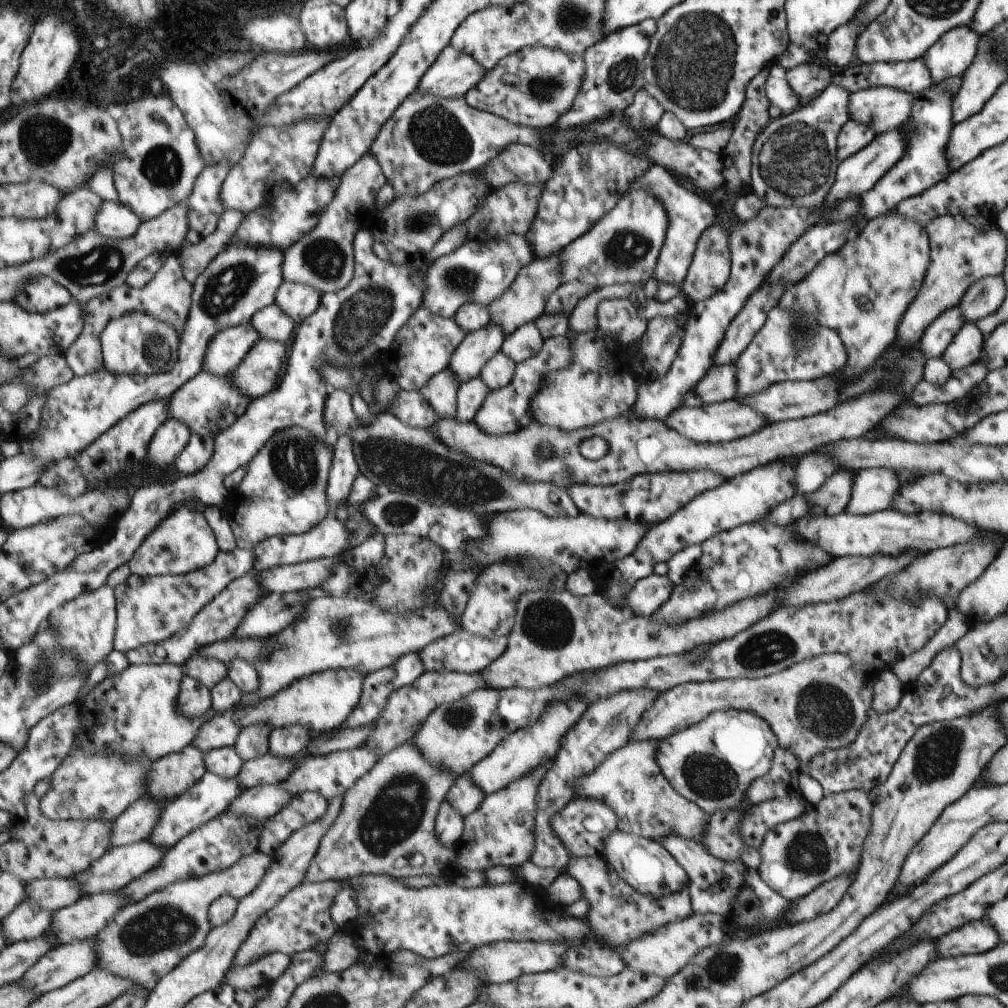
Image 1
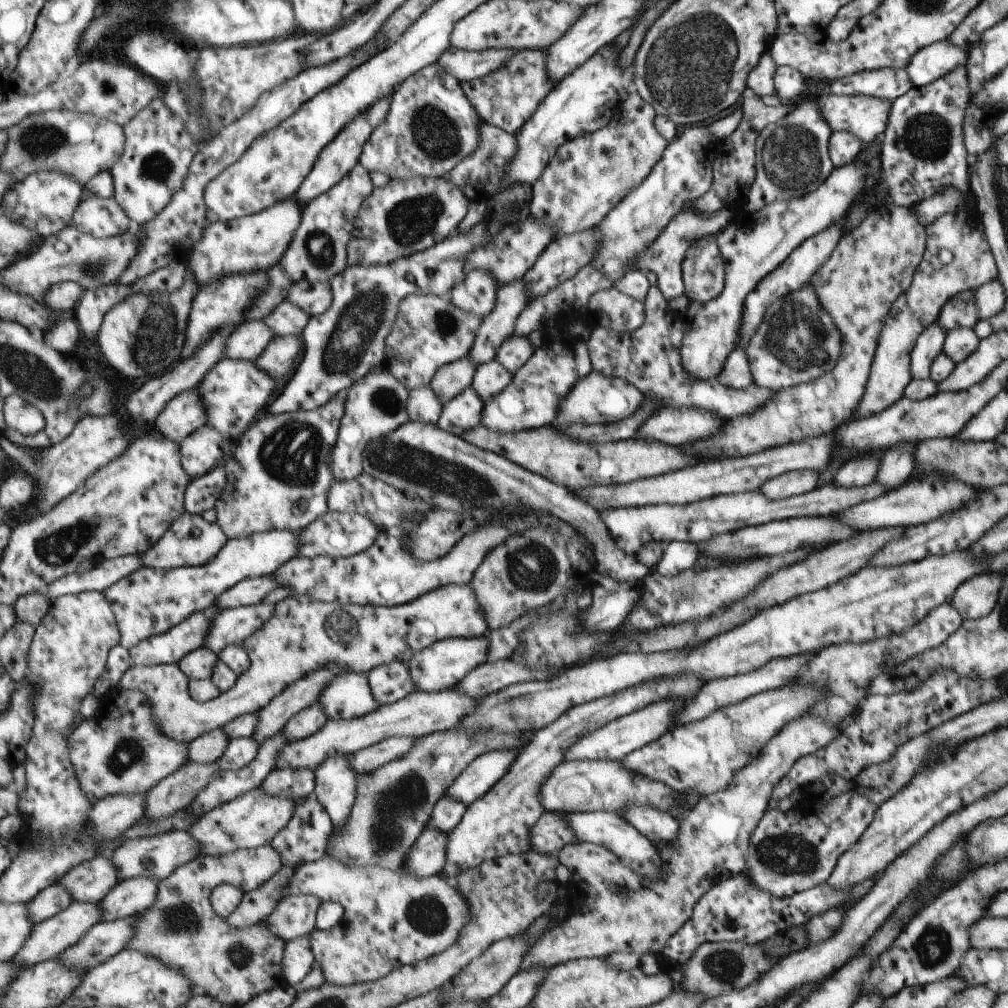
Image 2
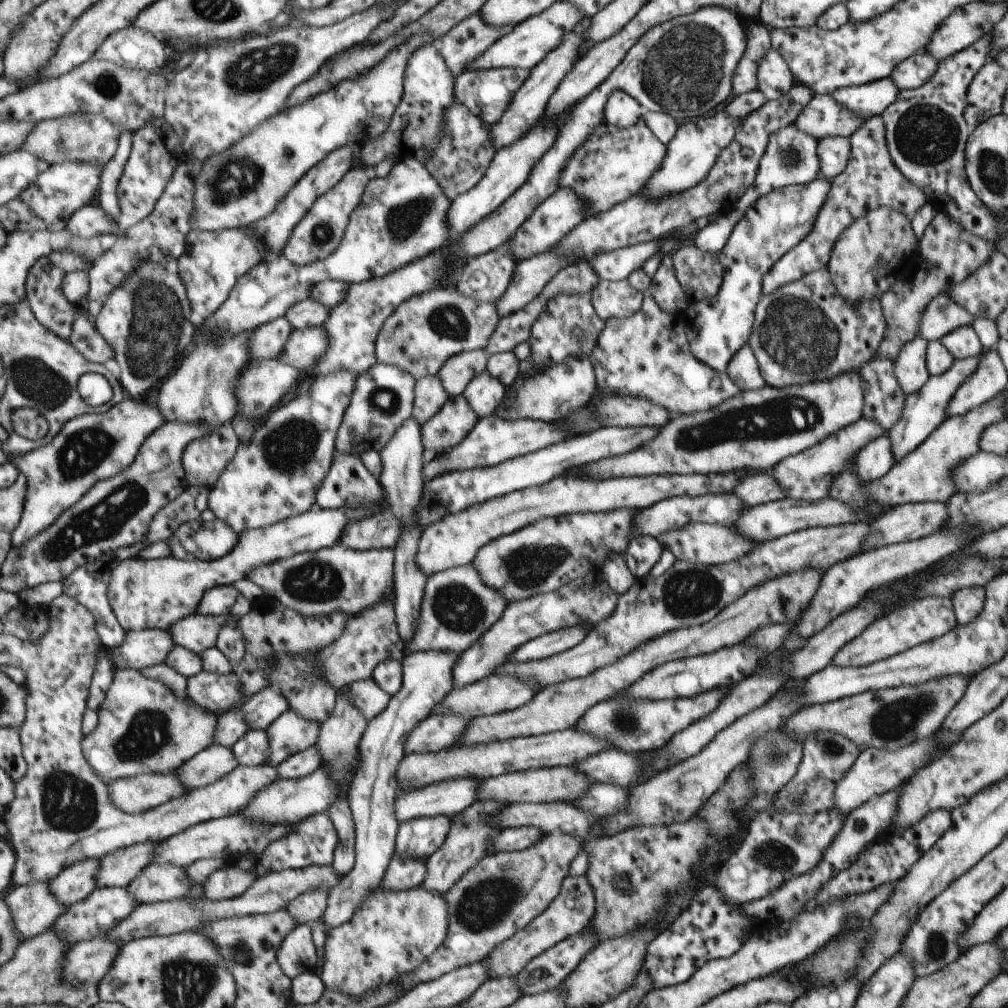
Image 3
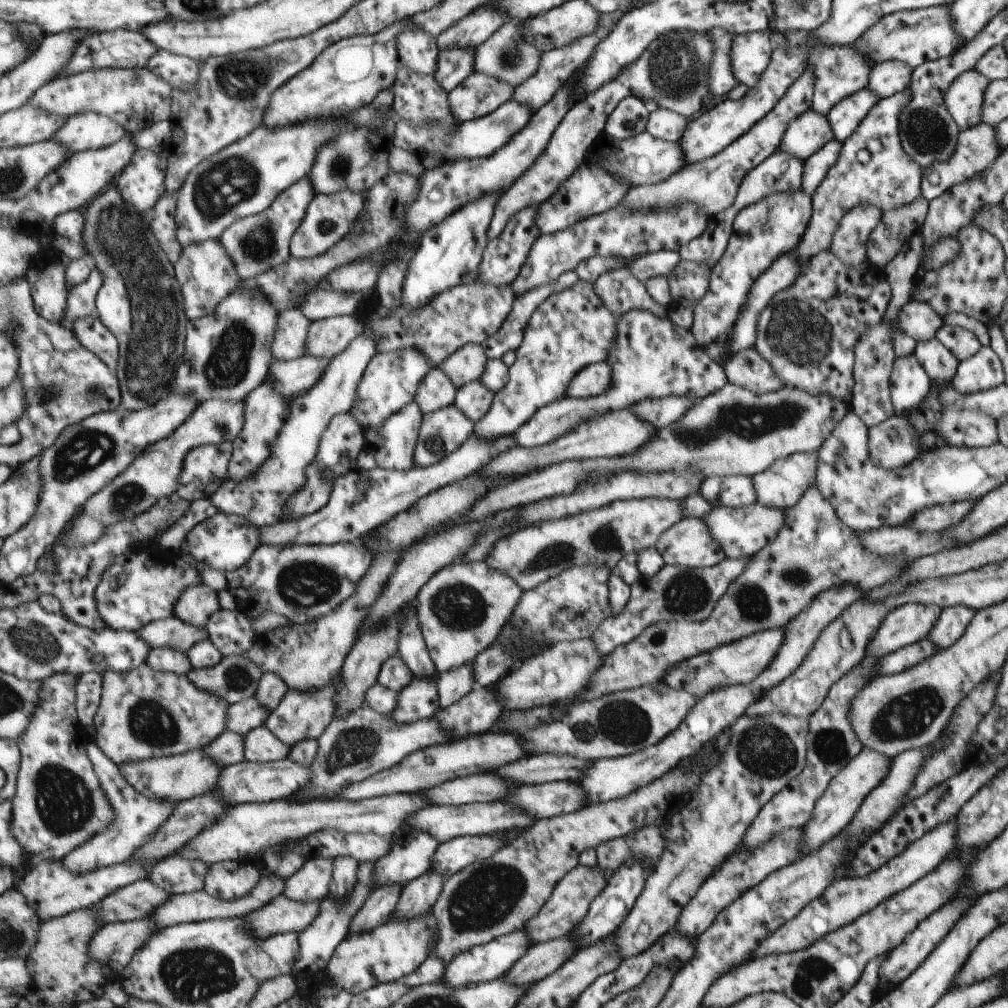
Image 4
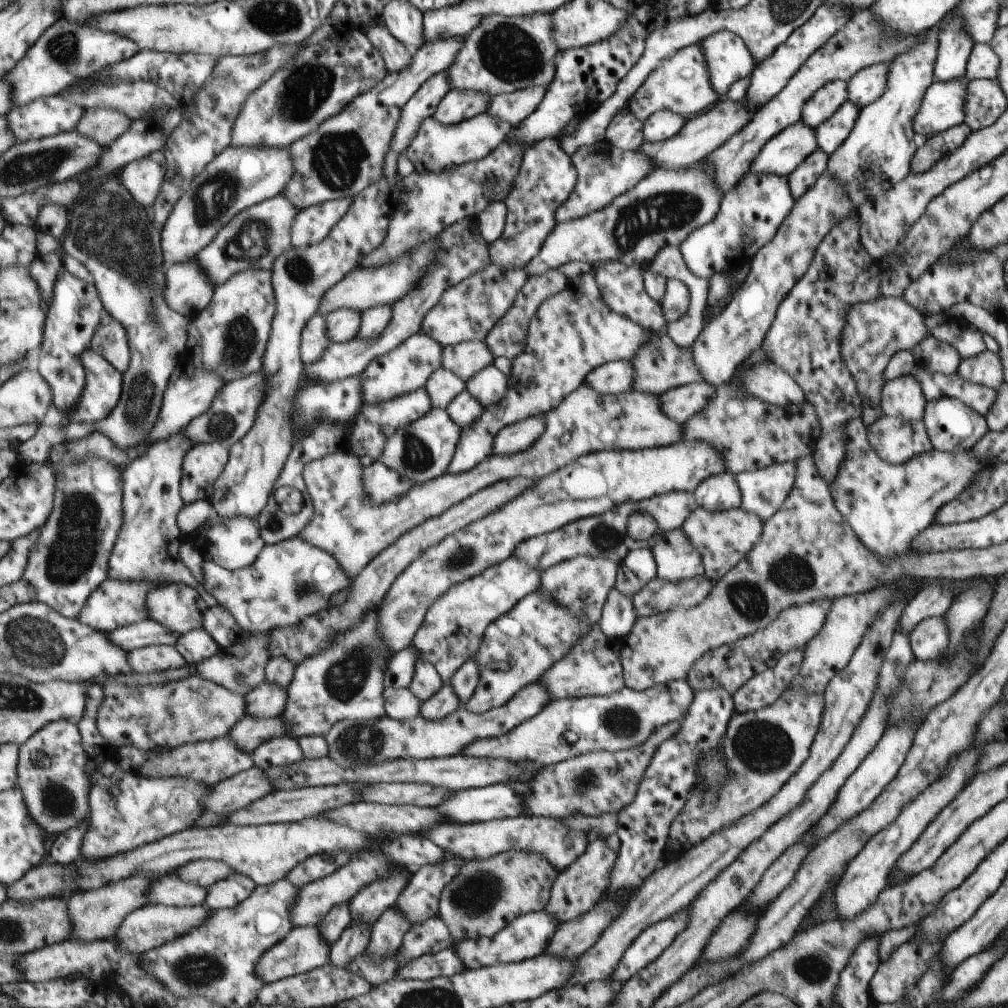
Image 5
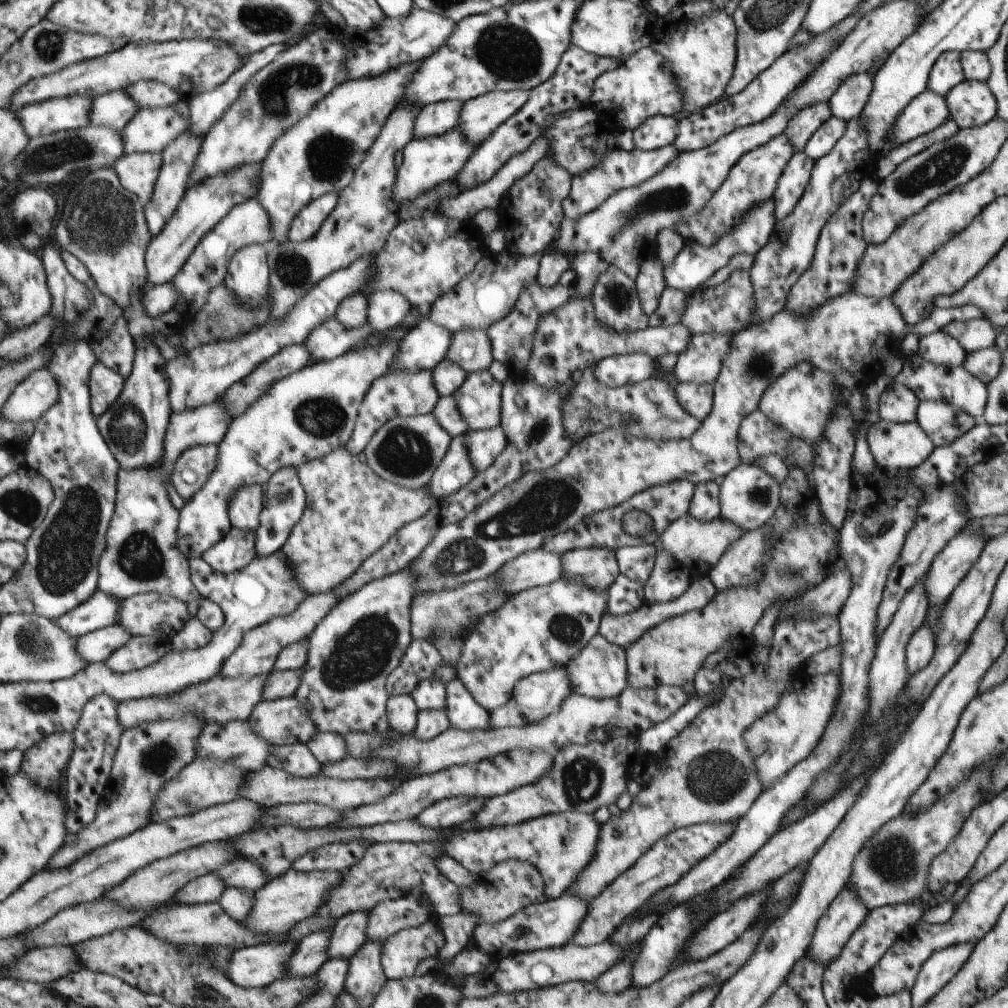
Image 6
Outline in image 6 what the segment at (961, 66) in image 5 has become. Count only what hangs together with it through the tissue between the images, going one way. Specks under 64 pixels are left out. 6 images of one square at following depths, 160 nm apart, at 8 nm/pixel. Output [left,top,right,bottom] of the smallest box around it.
[927,52,963,97]

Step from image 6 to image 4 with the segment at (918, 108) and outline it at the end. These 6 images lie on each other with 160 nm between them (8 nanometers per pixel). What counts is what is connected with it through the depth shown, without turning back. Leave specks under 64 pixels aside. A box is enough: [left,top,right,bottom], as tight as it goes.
[943,72,989,130]

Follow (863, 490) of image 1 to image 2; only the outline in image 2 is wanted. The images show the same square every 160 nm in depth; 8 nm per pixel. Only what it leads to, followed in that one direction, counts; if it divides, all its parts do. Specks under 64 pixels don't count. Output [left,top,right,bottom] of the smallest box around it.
[875,444,913,488]

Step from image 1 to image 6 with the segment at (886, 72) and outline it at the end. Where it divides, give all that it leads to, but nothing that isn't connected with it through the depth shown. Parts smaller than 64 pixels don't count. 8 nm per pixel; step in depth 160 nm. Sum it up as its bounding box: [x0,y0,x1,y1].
[803,115,846,162]

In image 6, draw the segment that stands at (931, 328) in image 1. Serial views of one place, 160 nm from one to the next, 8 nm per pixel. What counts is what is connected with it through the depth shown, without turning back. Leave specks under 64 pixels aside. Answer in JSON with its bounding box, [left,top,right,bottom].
[879,383,918,423]

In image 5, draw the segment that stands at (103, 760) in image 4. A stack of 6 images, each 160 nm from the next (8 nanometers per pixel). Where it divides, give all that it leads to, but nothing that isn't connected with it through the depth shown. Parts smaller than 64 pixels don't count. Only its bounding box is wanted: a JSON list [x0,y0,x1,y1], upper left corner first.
[83,760,212,858]

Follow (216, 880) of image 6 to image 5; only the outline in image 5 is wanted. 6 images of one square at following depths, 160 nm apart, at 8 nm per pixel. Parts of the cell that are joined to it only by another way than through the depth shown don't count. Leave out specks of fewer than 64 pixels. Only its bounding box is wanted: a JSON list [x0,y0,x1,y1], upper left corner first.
[149,875,209,907]

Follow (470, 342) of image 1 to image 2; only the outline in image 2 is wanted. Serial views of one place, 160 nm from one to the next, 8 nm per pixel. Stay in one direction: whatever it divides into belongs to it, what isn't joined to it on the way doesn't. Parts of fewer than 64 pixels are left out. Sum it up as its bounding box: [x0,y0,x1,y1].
[467,280,531,365]

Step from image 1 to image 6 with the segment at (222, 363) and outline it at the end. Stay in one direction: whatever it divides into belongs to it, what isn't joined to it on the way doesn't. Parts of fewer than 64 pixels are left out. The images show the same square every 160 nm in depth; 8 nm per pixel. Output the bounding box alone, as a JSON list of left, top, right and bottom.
[305,318,375,361]

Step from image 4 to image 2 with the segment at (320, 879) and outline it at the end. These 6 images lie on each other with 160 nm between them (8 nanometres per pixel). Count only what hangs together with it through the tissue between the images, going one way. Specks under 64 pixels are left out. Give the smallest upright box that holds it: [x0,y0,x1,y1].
[266,895,323,943]

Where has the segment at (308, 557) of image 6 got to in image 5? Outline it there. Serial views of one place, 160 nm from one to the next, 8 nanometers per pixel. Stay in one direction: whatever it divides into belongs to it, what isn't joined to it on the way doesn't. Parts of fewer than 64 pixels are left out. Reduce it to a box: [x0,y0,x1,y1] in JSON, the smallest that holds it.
[300,382,683,581]

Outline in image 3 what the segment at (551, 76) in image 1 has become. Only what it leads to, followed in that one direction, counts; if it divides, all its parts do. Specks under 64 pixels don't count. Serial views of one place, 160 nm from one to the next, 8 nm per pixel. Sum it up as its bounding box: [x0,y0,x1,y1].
[455,67,530,126]

